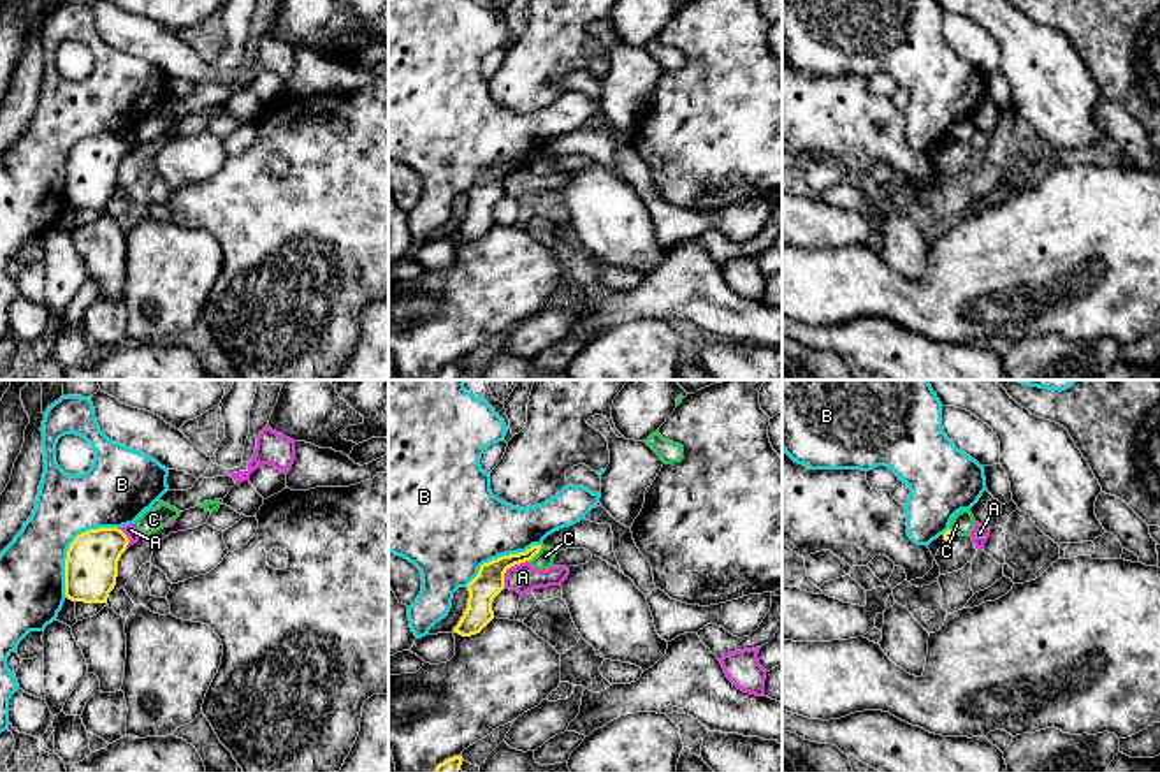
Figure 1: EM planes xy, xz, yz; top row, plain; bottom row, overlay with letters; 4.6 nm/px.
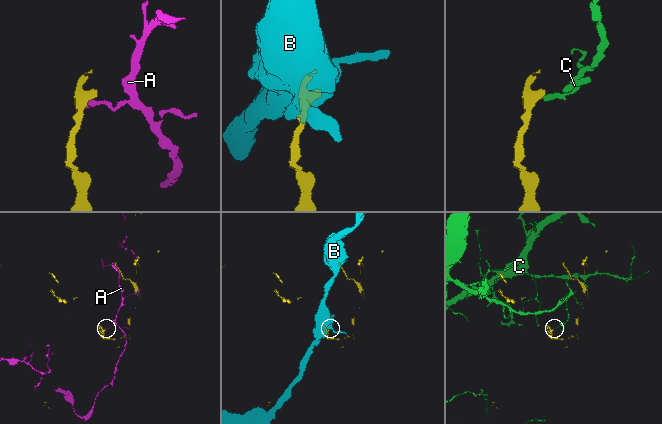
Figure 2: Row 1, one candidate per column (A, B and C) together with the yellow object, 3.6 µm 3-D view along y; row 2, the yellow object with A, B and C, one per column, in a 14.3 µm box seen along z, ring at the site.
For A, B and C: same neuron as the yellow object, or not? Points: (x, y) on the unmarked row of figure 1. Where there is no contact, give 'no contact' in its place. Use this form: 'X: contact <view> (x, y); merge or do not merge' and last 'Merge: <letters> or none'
A: contact xz (508, 173); do not merge
B: contact xy (71, 152); do not merge
C: contact xz (536, 159); do not merge
Merge: none

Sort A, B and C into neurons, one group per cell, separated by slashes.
A / B / C

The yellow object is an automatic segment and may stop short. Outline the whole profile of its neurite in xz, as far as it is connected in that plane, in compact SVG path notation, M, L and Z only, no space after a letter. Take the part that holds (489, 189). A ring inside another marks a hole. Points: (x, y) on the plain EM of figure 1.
M533 151L526 158L501 162L483 169L478 176L478 181L468 190L468 215L453 237L462 243L480 239L494 225L492 208L504 195L506 176L531 167L540 155L541 151Z

